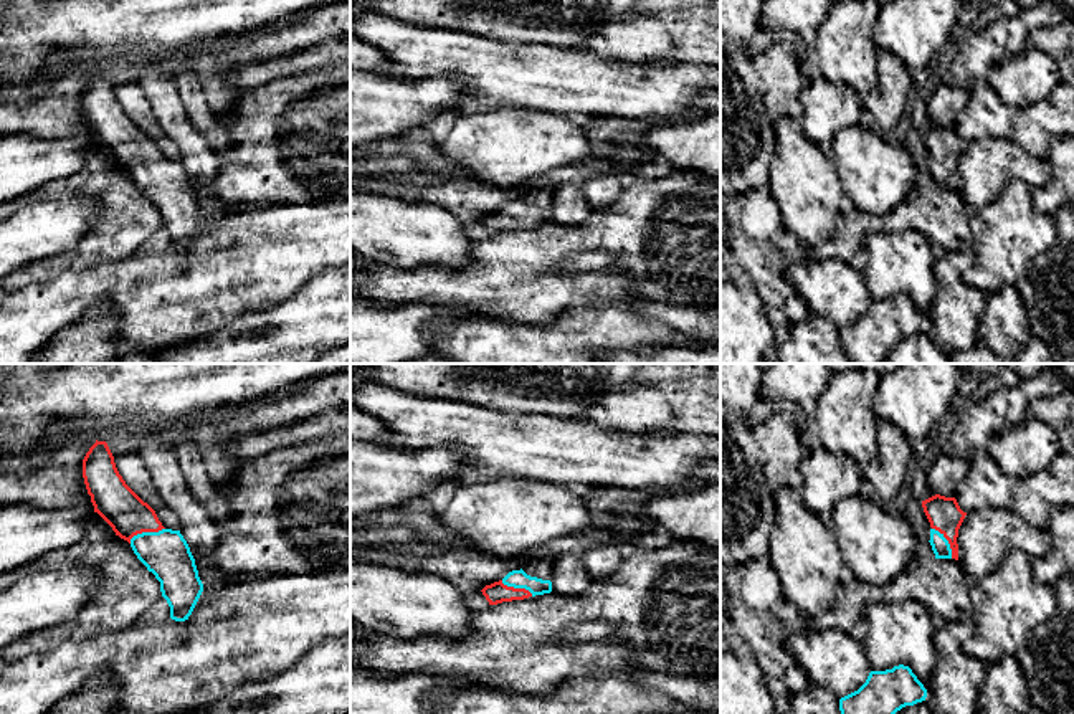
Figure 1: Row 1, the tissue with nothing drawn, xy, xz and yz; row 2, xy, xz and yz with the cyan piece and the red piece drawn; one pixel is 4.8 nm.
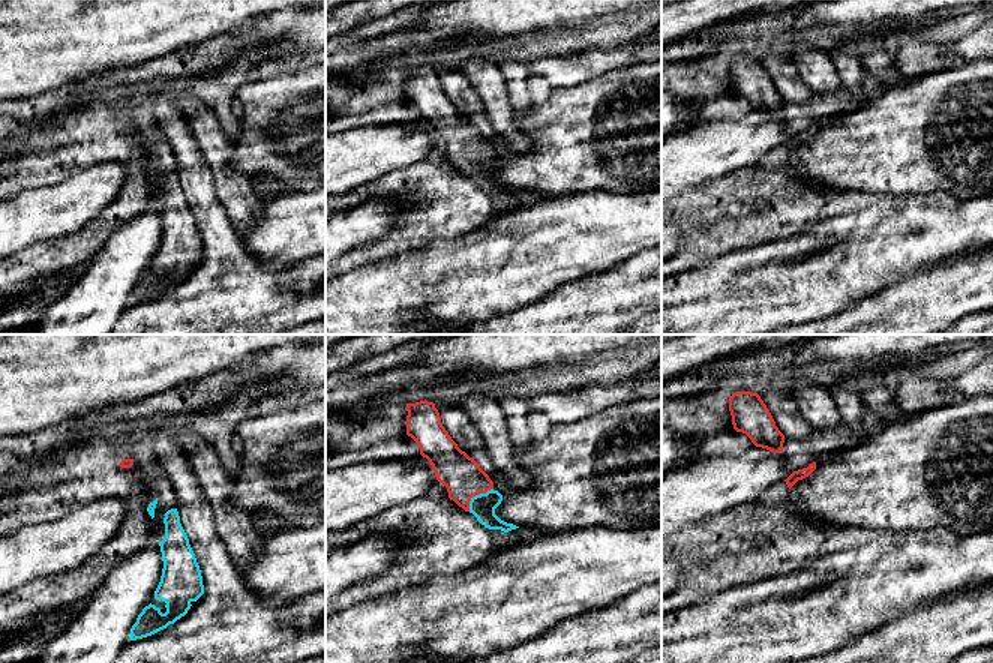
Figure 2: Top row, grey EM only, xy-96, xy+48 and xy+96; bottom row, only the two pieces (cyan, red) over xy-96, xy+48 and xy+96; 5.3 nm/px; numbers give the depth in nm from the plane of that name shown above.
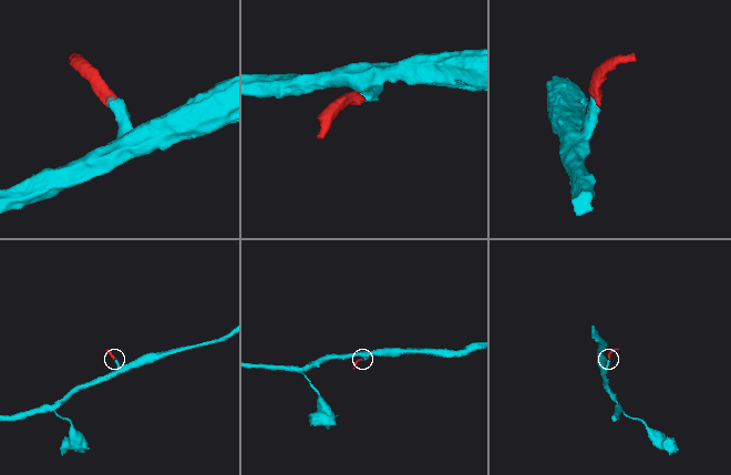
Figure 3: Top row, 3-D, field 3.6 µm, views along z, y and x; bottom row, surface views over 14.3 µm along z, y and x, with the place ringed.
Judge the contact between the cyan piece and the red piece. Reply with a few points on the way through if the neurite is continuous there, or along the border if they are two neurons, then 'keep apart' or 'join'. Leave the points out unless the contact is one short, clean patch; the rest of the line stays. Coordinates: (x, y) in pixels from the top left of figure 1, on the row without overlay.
way xy (166, 184), (146, 162), (114, 131); join

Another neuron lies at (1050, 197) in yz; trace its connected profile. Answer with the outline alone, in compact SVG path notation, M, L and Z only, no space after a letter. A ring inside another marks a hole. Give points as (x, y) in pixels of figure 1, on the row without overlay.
M1074 134L1053 139L1046 160L1053 178L1043 187L1031 187L1031 197L1039 212L1053 217L1074 202Z

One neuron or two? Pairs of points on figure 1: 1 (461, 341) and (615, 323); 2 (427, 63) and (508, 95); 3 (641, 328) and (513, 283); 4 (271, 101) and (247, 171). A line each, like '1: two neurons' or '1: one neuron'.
1: one neuron
2: one neuron
3: two neurons
4: one neuron

